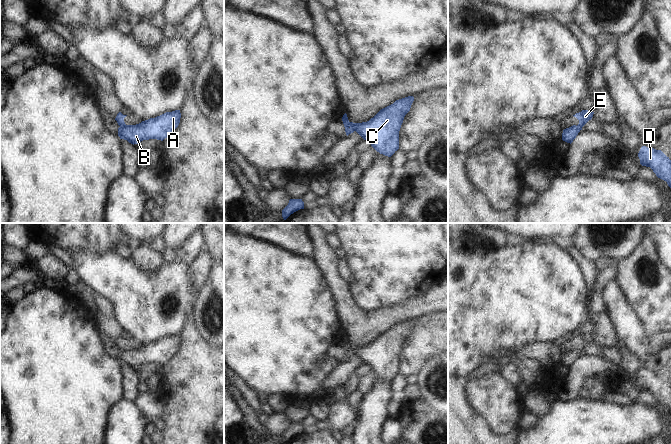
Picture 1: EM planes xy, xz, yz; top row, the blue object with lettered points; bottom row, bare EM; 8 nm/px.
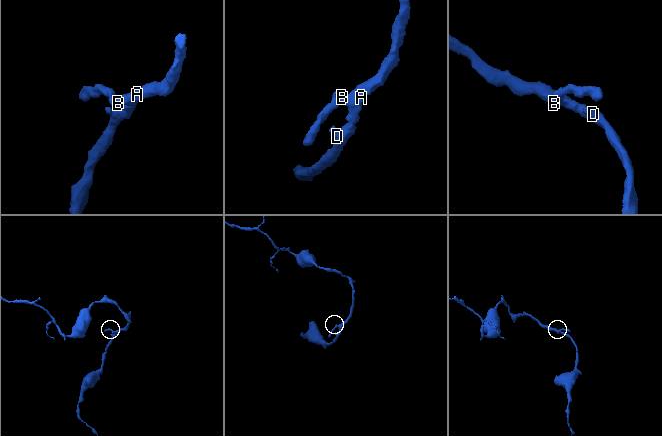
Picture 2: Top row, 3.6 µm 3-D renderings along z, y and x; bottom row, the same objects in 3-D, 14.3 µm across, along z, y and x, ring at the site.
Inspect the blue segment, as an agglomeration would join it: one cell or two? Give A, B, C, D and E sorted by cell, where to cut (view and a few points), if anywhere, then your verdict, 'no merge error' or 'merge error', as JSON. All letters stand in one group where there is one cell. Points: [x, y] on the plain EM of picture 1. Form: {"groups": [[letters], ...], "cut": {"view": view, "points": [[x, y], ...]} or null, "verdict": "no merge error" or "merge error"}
{"groups": [["A", "B", "C", "D"], ["E"]], "cut": {"view": "xy", "points": [[132, 349], [120, 351]]}, "verdict": "merge error"}

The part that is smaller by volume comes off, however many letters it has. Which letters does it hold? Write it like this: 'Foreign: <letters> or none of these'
Foreign: E

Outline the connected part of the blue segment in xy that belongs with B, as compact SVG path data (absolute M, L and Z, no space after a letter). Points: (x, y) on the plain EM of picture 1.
M180 334L166 336L136 349L119 351L118 360L133 369L149 363L163 365L178 351L180 342Z

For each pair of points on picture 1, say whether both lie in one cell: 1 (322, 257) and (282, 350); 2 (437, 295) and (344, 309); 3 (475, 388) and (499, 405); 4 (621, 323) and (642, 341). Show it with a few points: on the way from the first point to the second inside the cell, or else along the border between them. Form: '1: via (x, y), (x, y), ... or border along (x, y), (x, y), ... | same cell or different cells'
1: border along (310, 257), (320, 269), (322, 278), (329, 288) | different cells
2: via (414, 308), (382, 320), (367, 320) | same cell
3: via (481, 393), (493, 399) | same cell
4: via (626, 326), (637, 337) | same cell

